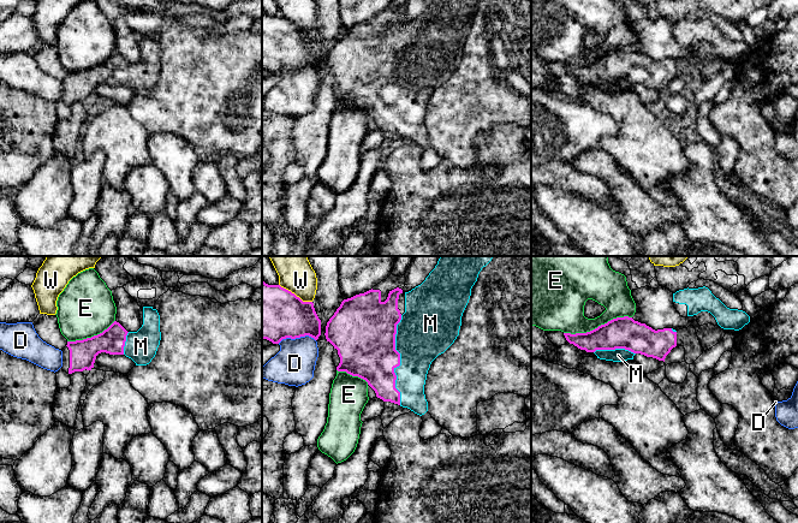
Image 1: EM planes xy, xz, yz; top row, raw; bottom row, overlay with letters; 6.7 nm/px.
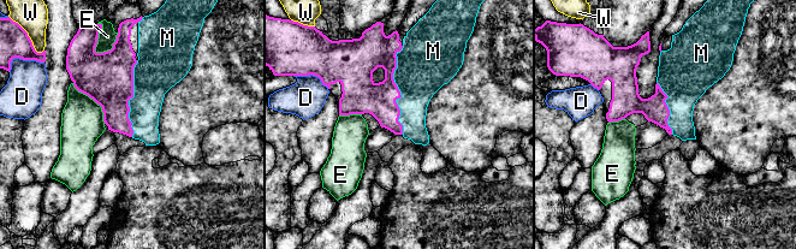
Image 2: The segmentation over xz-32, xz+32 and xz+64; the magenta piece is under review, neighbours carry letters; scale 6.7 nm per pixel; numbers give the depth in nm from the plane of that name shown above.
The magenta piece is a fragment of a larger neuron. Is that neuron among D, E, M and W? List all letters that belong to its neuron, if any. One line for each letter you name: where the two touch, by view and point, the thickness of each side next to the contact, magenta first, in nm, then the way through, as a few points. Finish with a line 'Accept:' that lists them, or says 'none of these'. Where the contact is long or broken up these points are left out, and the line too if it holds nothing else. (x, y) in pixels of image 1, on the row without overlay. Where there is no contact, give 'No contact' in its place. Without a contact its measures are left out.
M: Touches magenta at xz (399, 90). Thickness 400 nm (magenta) against 360 nm
Accept: M

